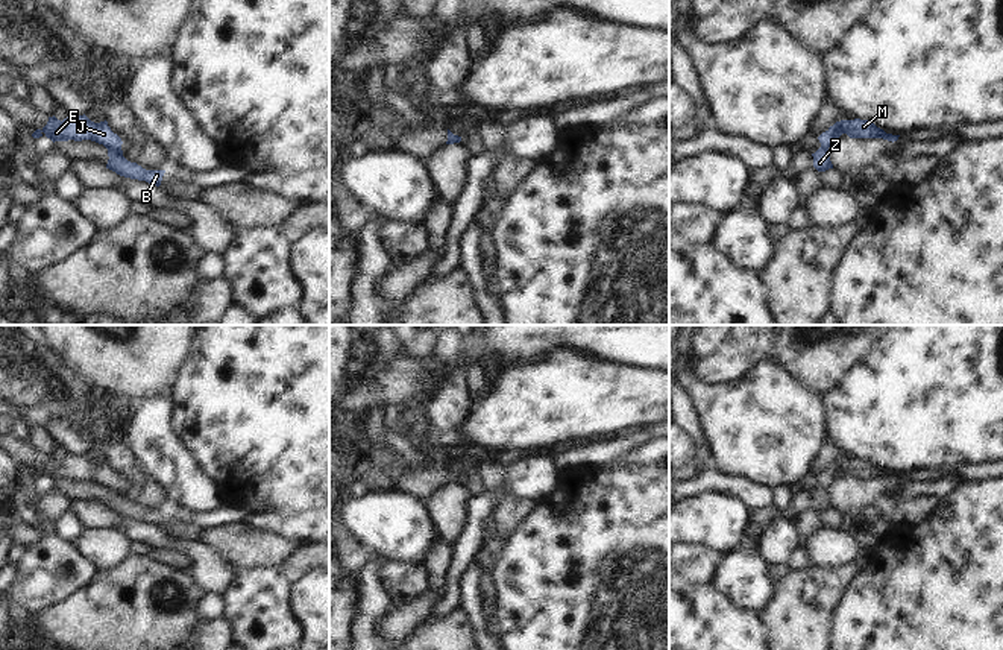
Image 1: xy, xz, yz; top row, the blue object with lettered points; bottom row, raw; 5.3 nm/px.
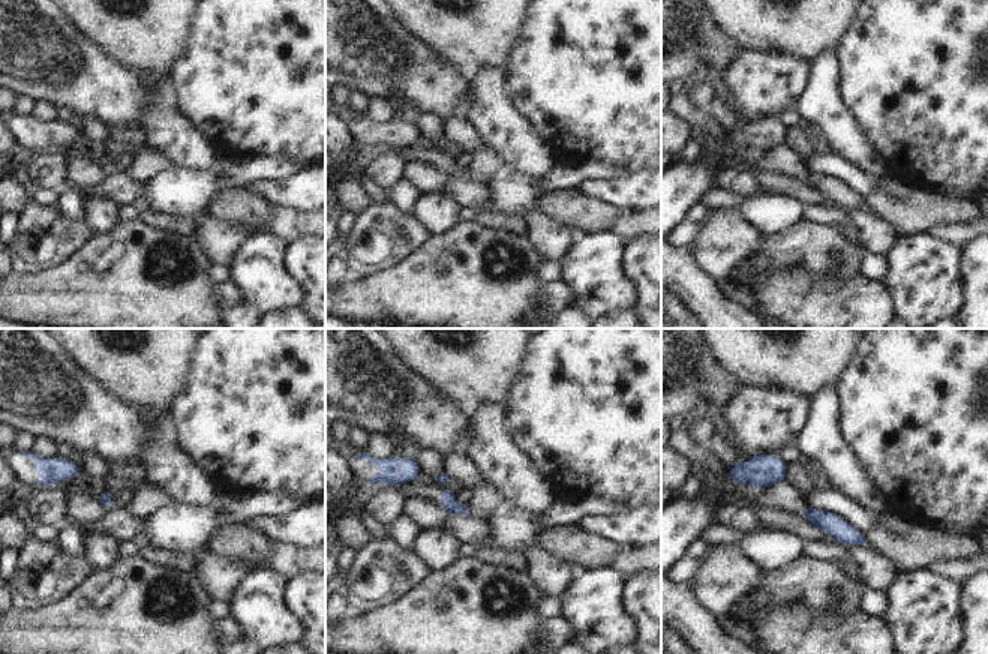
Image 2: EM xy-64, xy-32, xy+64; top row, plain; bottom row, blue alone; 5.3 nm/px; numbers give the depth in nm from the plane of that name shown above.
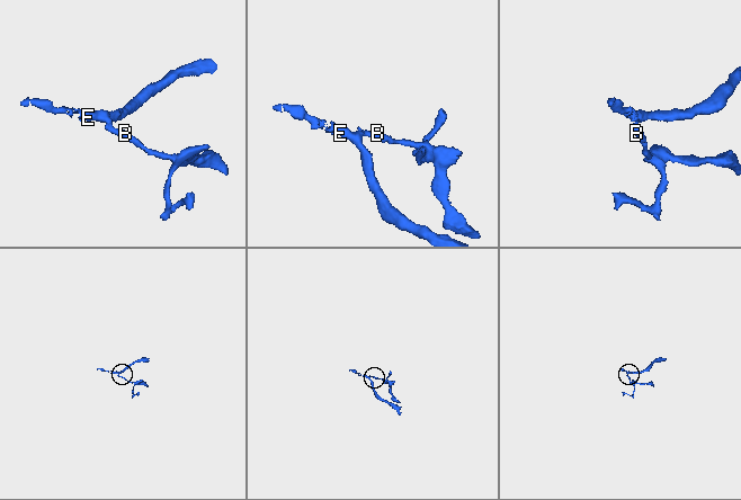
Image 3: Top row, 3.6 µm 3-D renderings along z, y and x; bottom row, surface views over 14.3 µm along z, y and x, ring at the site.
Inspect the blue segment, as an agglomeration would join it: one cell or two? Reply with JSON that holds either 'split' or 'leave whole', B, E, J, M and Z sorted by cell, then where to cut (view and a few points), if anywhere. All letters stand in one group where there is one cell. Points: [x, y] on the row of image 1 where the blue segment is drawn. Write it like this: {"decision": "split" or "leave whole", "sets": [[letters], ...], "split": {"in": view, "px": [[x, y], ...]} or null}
{"decision": "split", "sets": [["B", "Z"], ["E", "J", "M"]], "split": {"in": "xy", "px": [[120, 146], [108, 149]]}}

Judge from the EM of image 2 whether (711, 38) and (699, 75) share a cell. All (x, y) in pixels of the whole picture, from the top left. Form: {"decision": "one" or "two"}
{"decision": "one"}

